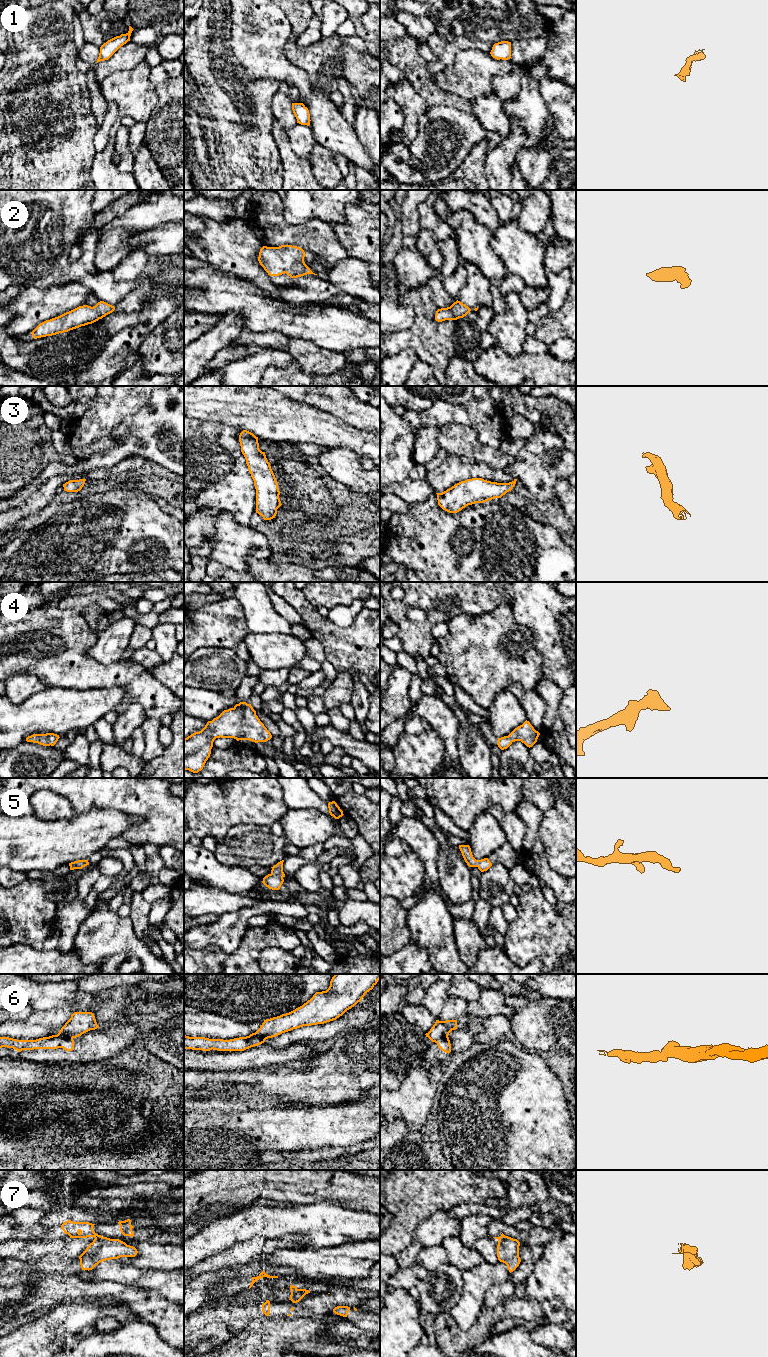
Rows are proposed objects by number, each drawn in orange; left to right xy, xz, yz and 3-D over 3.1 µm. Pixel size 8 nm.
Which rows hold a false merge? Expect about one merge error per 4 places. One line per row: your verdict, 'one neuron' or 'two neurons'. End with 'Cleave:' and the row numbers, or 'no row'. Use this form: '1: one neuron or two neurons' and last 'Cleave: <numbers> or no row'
1: one neuron
2: one neuron
3: one neuron
4: one neuron
5: one neuron
6: two neurons
7: two neurons
Cleave: 6, 7

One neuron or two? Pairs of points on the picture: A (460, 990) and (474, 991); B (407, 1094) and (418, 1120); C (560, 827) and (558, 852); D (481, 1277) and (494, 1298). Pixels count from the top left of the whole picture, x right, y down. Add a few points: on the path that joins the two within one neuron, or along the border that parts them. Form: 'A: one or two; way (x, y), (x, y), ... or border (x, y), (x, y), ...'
A: one; way (463, 990), (471, 991)
B: one; way (413, 1100), (416, 1114)
C: one; way (560, 833), (560, 846)
D: two; border (488, 1291), (483, 1304)

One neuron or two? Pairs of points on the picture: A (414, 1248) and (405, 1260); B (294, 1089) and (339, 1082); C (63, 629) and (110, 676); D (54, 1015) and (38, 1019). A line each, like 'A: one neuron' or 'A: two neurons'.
A: one neuron
B: one neuron
C: one neuron
D: one neuron

